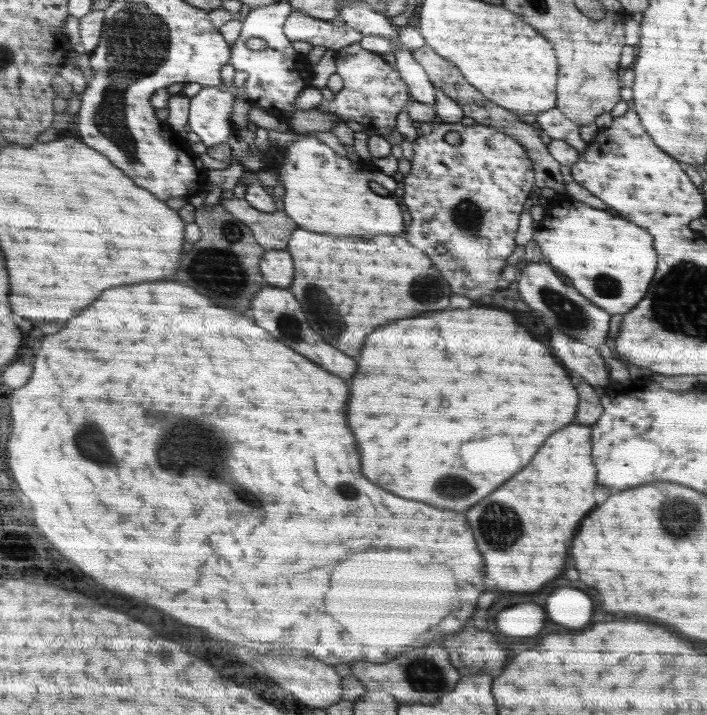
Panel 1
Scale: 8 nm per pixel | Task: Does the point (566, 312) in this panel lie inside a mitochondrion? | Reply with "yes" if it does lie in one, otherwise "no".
yes

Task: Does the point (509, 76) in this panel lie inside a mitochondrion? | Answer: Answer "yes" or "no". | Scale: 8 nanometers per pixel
no

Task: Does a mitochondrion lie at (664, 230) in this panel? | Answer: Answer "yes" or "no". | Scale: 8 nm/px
no

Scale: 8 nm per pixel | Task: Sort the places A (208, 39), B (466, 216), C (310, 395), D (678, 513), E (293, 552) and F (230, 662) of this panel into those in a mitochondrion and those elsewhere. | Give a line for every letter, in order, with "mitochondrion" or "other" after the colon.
A: other
B: mitochondrion
C: other
D: mitochondrion
E: other
F: other

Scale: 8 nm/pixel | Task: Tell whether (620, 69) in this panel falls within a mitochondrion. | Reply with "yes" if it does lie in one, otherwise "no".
no

